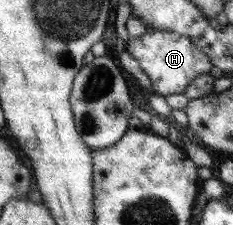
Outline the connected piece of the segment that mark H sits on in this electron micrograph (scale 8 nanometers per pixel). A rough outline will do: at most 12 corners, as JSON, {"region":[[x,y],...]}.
{"region":[[142,34],[119,46],[152,90],[180,94],[210,74],[210,58],[185,37]]}

